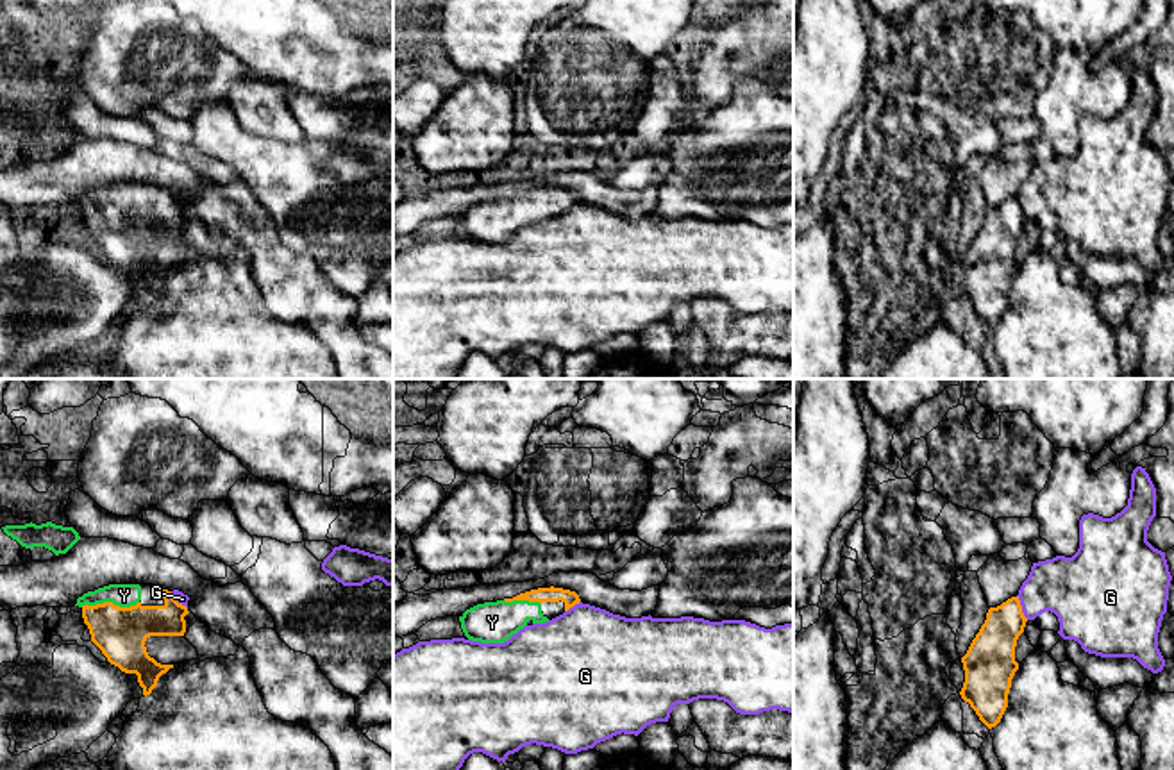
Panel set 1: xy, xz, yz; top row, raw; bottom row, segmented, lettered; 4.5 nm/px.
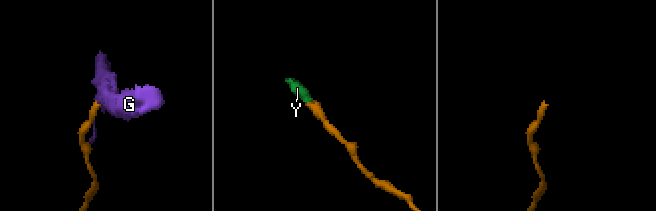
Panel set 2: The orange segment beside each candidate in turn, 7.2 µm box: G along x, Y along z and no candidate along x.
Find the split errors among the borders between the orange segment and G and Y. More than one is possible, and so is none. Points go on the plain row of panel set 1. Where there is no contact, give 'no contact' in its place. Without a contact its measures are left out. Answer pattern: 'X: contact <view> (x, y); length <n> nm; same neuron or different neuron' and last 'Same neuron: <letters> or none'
G: contact yz (1021, 208); length 120 nm; different neuron
Y: contact xy (109, 202); length 260 nm; same neuron
Same neuron: Y

